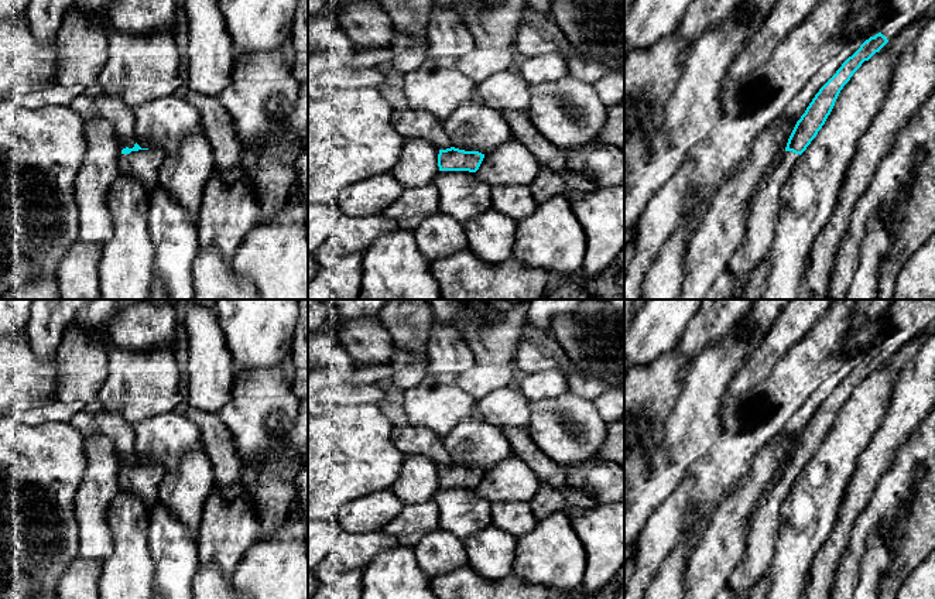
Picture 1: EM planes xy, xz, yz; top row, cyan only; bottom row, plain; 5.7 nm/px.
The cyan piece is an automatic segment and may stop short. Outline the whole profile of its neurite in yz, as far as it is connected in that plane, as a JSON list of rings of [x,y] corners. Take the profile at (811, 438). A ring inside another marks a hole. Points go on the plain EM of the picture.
[[[895,300],[888,309],[888,318],[893,331],[883,346],[866,356],[819,405],[797,438],[780,479],[768,487],[767,496],[757,506],[747,528],[746,551],[727,582],[727,588],[736,593],[736,599],[746,599],[754,583],[767,572],[780,527],[780,507],[799,472],[825,441],[840,407],[864,377],[869,377],[935,319],[935,300]]]

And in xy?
[[[137,459],[133,465],[123,465],[120,472],[120,492],[131,493],[145,502],[150,510],[160,502],[158,487],[165,475],[160,466],[141,465]]]

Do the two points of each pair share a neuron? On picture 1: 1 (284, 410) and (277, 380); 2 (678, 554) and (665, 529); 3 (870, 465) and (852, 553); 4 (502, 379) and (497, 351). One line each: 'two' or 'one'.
1: two
2: two
3: two
4: two

